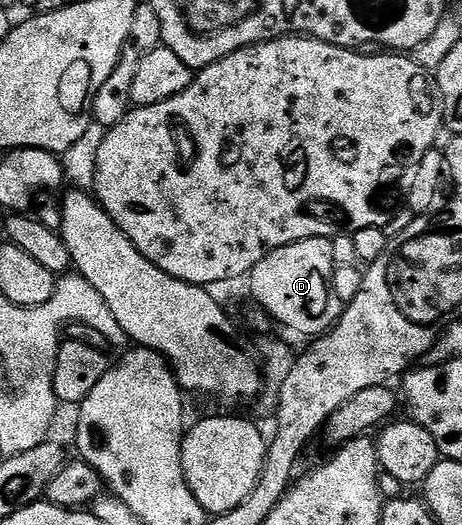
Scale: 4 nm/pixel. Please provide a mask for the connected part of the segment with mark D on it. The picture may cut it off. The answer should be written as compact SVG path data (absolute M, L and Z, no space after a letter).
M314 237L303 241L293 241L279 249L273 249L248 274L250 293L254 296L257 308L270 317L271 322L283 325L294 333L303 333L306 339L317 339L330 332L342 316L343 301L332 291L332 275L336 266L333 261L333 243L328 237Z

